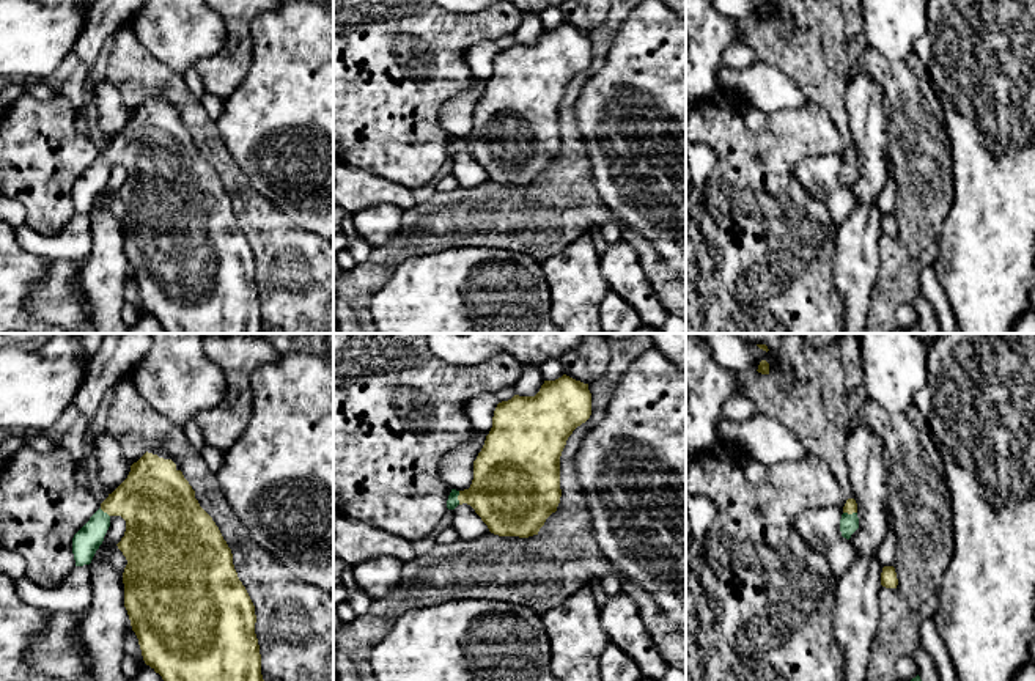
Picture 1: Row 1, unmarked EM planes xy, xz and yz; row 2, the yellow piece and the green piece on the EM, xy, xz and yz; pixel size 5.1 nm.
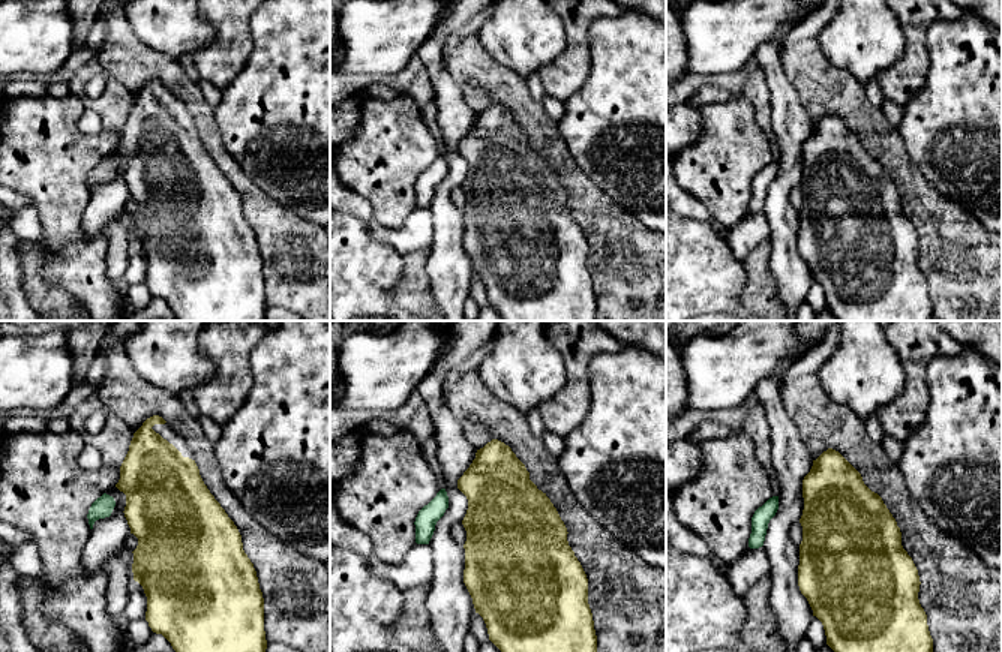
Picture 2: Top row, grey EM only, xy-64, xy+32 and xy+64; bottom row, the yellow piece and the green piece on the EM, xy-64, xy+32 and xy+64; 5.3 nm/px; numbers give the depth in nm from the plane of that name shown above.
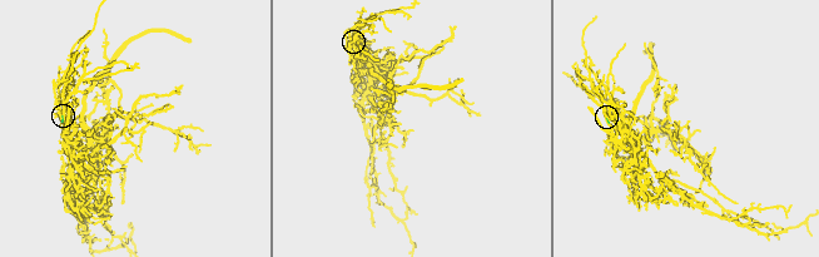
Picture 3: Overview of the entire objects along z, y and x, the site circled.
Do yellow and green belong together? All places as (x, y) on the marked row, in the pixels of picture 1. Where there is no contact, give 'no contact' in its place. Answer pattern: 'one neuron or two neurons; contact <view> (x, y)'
one neuron; contact xz (458, 497)

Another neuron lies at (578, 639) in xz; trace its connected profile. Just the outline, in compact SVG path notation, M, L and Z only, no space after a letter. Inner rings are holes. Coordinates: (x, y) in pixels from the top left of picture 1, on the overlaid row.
M590 587L541 615L551 642L551 673L558 681L602 681L598 661L610 643Z

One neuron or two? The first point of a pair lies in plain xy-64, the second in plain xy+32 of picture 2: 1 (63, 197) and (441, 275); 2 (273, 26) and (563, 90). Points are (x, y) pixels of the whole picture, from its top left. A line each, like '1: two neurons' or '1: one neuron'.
1: two neurons
2: two neurons

